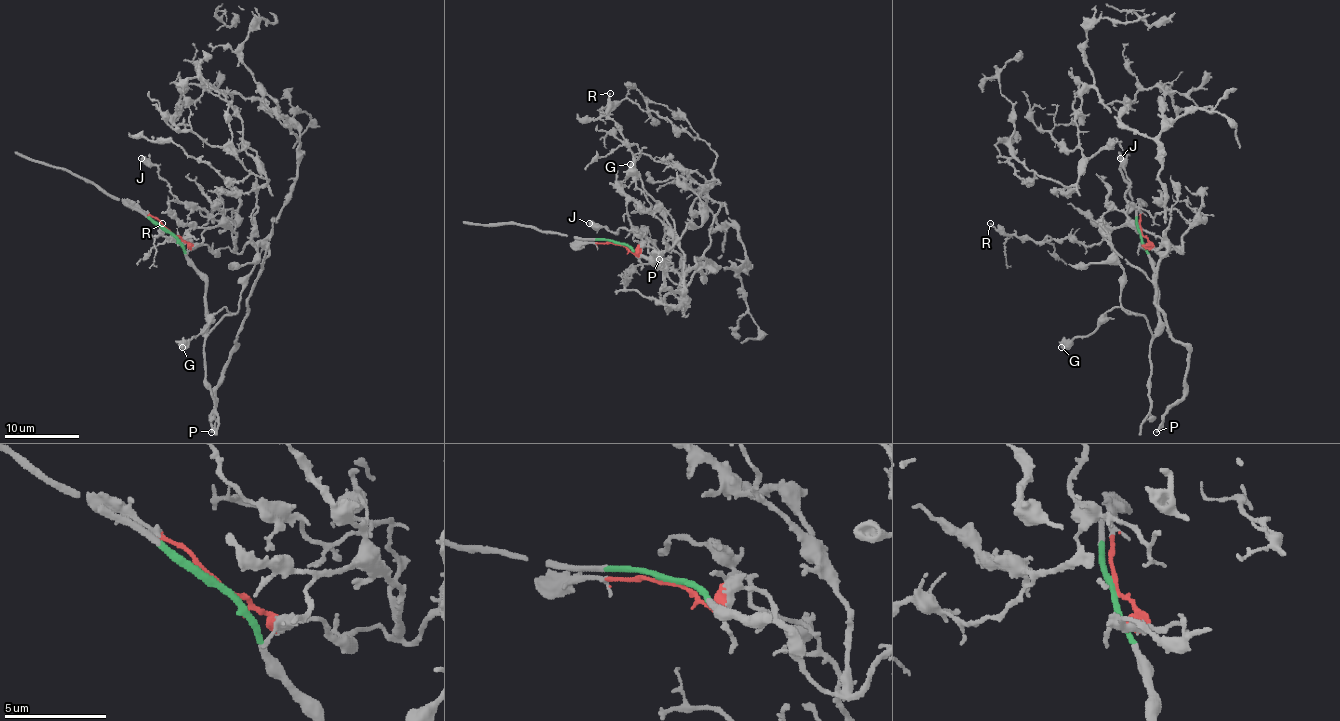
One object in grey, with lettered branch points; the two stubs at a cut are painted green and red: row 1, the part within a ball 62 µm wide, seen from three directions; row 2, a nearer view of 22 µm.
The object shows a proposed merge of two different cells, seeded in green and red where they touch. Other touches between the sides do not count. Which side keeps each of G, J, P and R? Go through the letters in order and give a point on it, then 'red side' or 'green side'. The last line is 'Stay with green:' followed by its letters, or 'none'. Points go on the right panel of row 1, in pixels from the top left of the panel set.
G: (1061, 347) | green side
J: (1120, 158) | red side
P: (1156, 432) | red side
R: (990, 223) | red side
Stay with green: G

